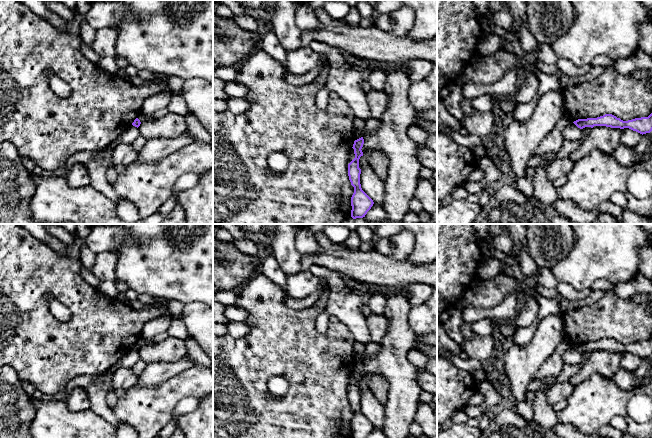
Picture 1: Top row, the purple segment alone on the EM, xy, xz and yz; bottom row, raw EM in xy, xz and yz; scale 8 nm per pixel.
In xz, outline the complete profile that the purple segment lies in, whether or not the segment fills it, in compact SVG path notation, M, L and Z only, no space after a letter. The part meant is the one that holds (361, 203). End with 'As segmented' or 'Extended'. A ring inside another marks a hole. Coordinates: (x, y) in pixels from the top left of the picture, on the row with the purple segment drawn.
M363 137L354 141L352 148L354 149L355 158L348 164L349 180L354 187L354 193L351 197L351 217L353 219L365 217L374 204L373 200L362 190L360 184L361 169L359 168L359 159L363 156L361 150L363 144Z. As segmented

